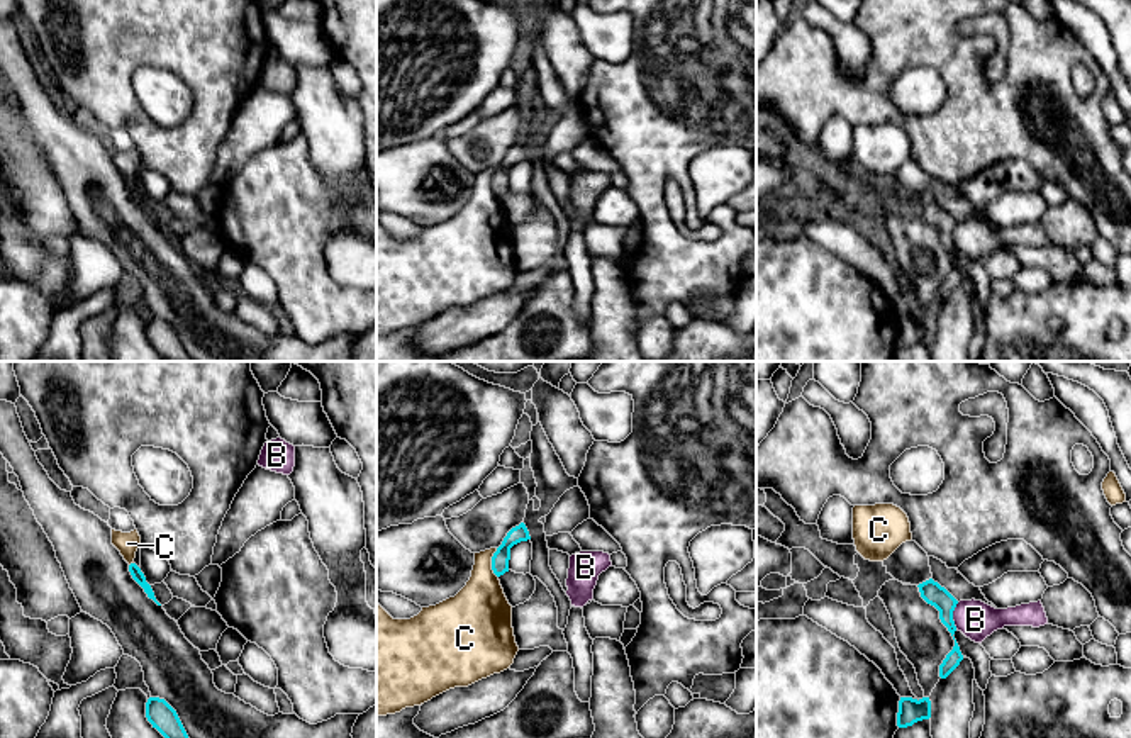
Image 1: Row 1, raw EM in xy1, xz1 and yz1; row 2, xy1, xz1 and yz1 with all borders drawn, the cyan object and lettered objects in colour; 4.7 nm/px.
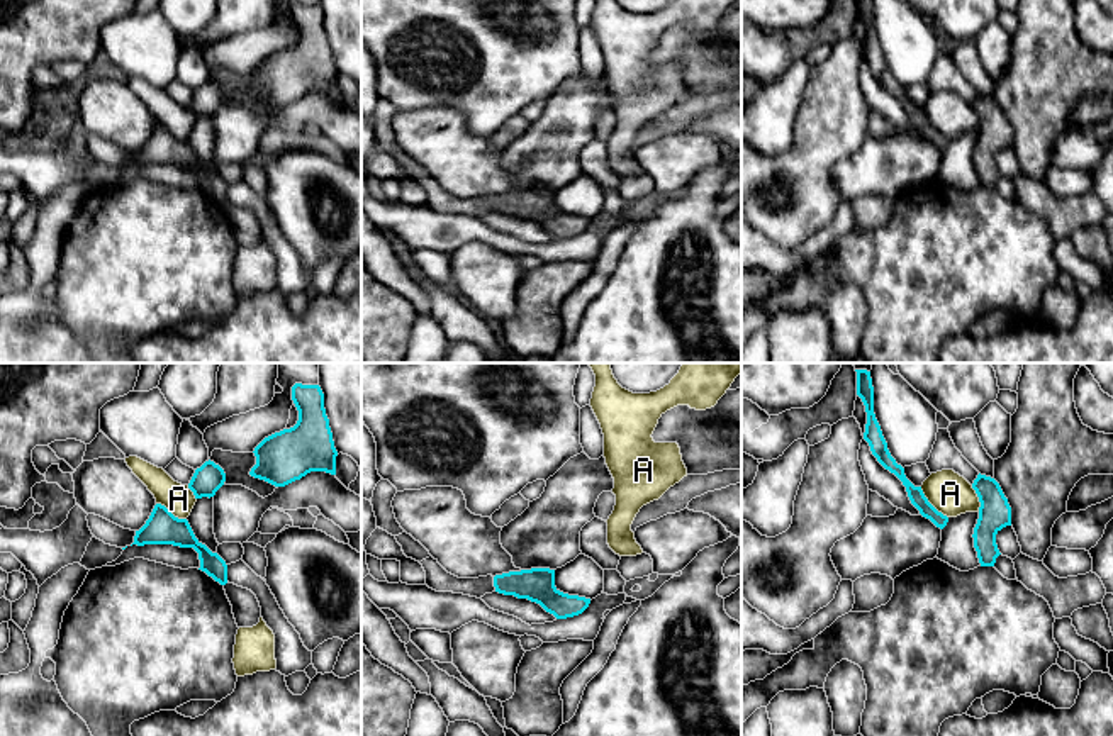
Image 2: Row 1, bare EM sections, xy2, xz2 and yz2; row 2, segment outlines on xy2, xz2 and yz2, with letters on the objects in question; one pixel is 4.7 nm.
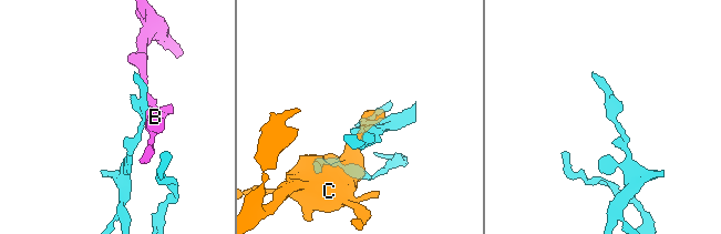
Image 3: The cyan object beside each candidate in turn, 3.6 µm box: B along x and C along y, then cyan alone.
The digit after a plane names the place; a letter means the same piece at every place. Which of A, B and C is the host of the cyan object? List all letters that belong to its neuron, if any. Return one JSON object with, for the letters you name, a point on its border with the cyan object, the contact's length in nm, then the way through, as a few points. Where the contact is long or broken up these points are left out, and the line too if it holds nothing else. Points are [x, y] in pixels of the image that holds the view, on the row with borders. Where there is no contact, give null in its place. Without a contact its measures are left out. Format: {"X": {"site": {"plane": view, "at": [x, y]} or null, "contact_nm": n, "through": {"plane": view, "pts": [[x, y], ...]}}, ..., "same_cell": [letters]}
{"same_cell": []}

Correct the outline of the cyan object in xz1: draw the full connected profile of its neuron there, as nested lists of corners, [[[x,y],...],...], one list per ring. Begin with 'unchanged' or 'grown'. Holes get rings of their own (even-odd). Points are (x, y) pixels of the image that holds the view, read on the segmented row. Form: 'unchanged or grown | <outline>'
unchanged | [[[524,523],[512,528],[507,536],[504,538],[502,545],[492,556],[492,570],[497,577],[509,572],[509,560],[510,560],[510,548],[521,541],[531,540],[529,531]]]

